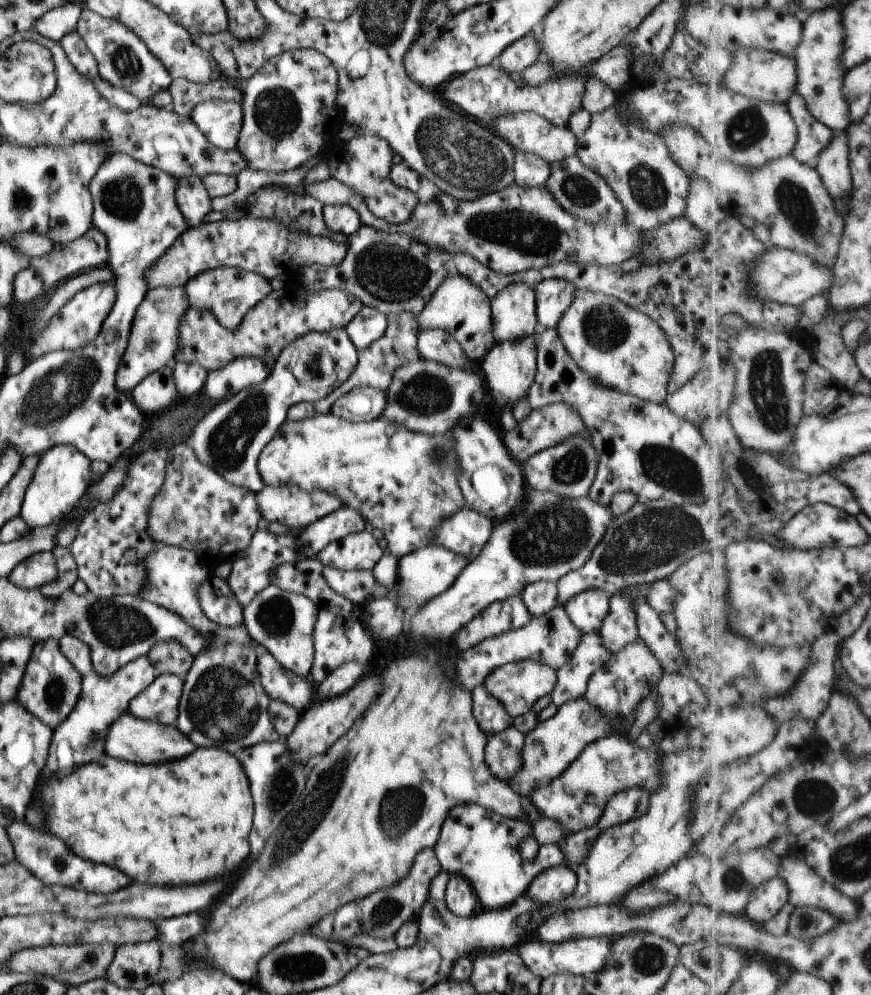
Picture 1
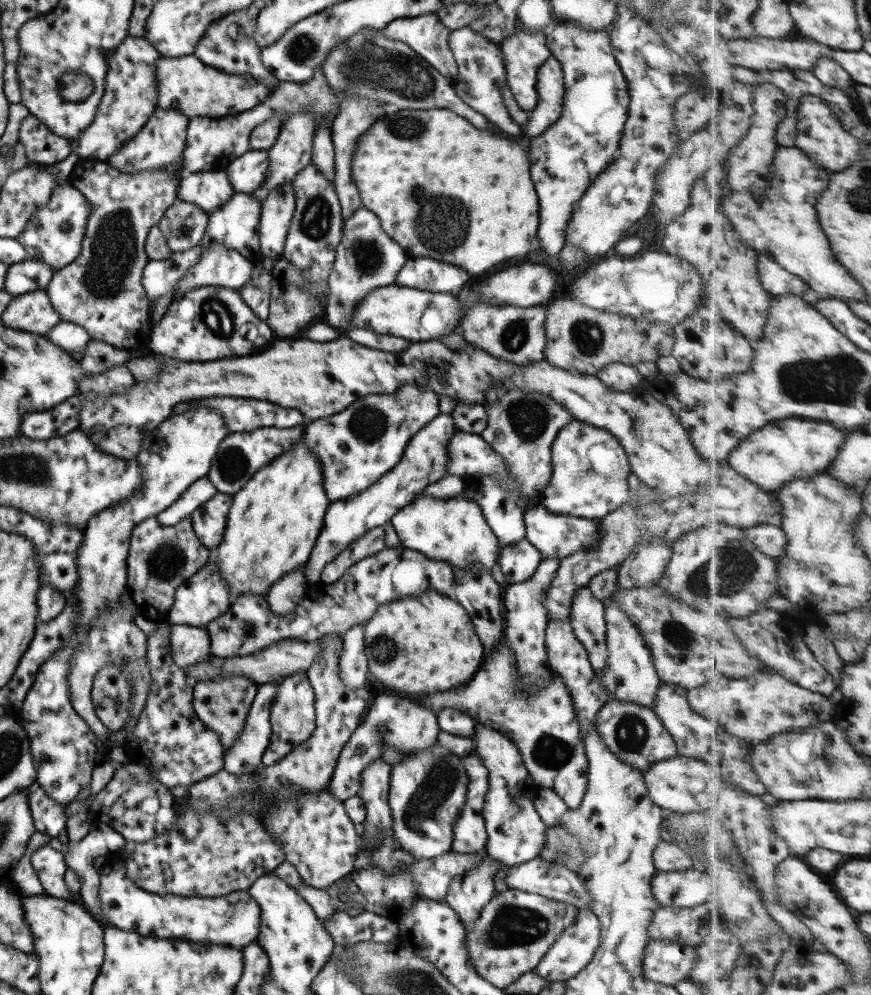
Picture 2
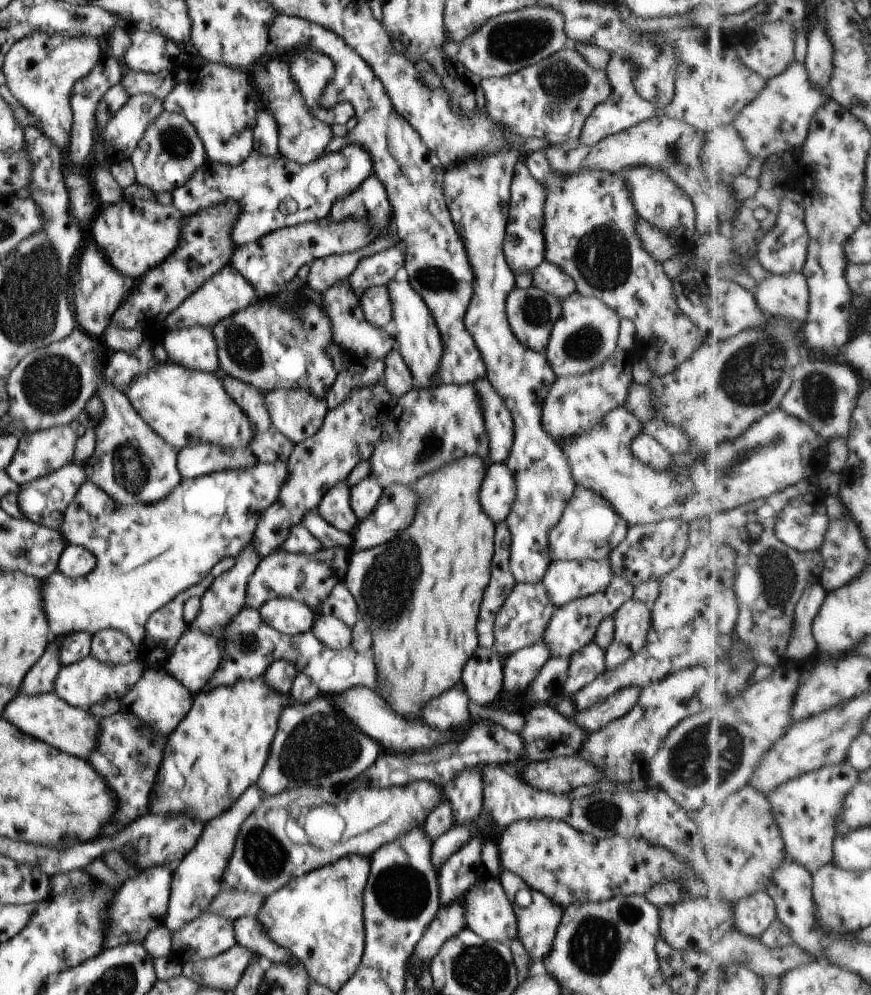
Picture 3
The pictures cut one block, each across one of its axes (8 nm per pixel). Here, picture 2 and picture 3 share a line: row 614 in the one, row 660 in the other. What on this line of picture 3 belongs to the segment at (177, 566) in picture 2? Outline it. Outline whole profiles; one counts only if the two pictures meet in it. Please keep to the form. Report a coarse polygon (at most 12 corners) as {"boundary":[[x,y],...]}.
{"boundary":[[223,558],[202,582],[177,594],[146,623],[138,656],[162,668],[188,626],[184,602],[201,597],[214,579],[236,564]]}

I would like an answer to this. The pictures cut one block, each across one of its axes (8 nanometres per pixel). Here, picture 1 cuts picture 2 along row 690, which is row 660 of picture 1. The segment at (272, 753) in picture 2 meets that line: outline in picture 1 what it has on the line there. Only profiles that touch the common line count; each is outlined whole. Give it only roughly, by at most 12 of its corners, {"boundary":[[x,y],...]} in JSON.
{"boundary":[[270,584],[243,626],[283,668],[306,678],[319,612]]}

